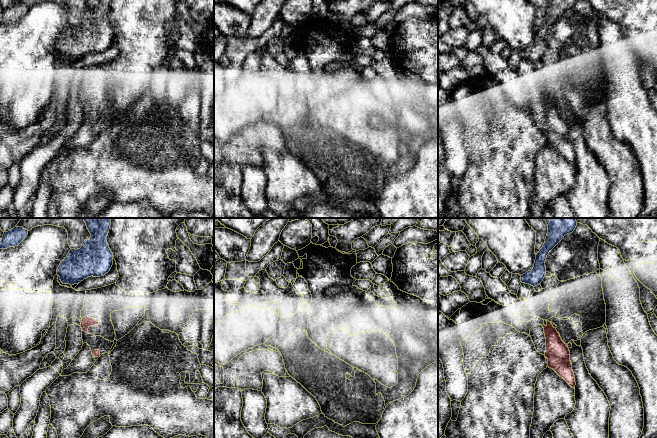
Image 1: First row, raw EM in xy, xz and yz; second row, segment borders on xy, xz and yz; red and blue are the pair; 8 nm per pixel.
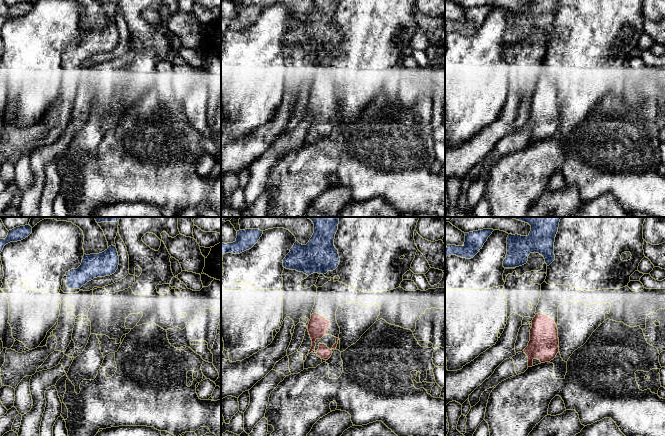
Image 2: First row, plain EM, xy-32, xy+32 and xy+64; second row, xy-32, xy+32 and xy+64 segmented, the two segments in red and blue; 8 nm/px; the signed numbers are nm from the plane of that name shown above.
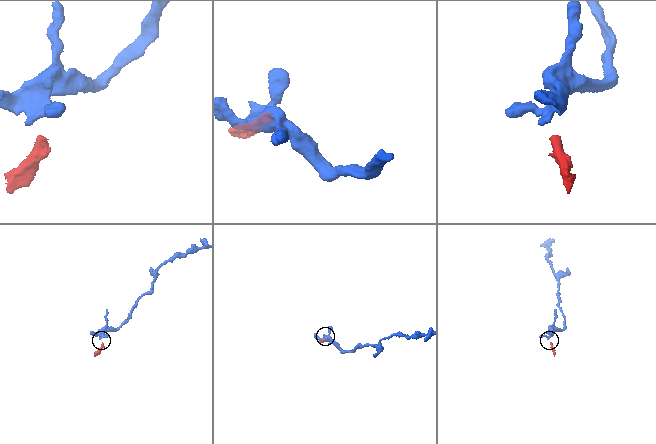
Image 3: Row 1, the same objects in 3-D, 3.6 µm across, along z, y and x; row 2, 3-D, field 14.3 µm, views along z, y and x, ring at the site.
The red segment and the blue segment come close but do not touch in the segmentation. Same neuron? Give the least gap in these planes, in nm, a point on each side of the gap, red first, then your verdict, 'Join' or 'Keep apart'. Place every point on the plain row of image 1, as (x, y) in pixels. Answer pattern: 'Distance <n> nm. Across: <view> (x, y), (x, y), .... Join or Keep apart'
Distance 260 nm. Across: xy (83, 93), (71, 62). Keep apart

